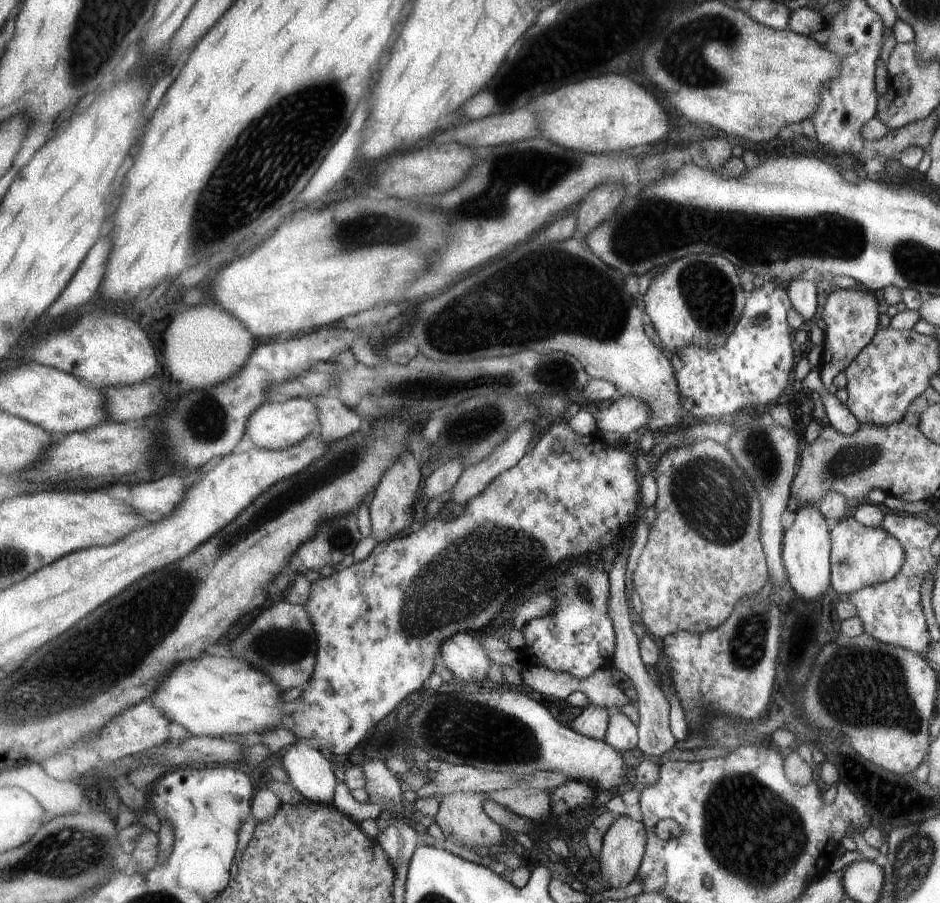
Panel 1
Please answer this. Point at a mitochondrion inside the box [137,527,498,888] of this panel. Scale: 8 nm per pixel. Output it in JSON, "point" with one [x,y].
{"point":[439,595]}

